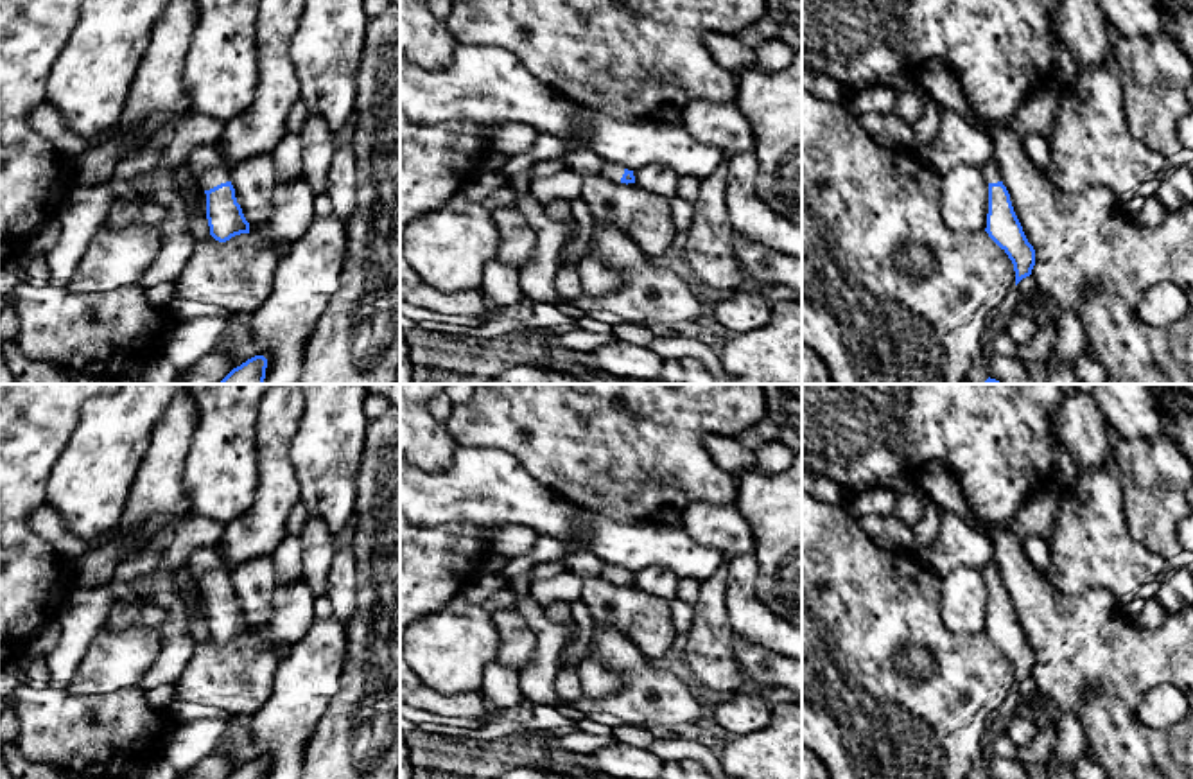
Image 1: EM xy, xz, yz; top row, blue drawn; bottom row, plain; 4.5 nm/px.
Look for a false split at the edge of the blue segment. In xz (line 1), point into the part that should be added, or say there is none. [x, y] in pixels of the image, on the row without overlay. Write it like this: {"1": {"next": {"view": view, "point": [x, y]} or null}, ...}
{"1": {"next": {"view": "xz", "point": [609, 571]}}}

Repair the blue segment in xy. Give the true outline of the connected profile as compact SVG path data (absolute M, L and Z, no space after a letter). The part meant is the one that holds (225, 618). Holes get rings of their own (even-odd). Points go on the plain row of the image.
M215 547L196 549L187 565L206 596L210 637L219 644L226 644L235 637L249 635L249 625L237 605L235 591L230 583L231 573Z

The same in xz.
M603 562L601 578L612 582L614 585L635 585L633 573L628 573L621 567Z

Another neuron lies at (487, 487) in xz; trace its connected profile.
M456 447L452 465L441 472L427 472L400 456L400 512L416 526L463 522L493 530L518 524L562 544L570 542L585 524L590 531L587 549L628 573L662 565L678 580L703 583L725 564L732 634L784 657L802 659L802 626L779 617L755 596L759 562L753 553L727 560L696 544L684 530L626 524L583 512L497 447Z

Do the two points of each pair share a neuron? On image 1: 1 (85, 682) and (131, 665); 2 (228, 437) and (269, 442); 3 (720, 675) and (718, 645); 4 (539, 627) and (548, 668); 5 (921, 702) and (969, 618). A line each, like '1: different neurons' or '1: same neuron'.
1: same neuron
2: different neurons
3: same neuron
4: same neuron
5: different neurons

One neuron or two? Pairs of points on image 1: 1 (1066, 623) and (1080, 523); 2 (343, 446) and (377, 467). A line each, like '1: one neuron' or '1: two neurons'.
1: two neurons
2: two neurons

